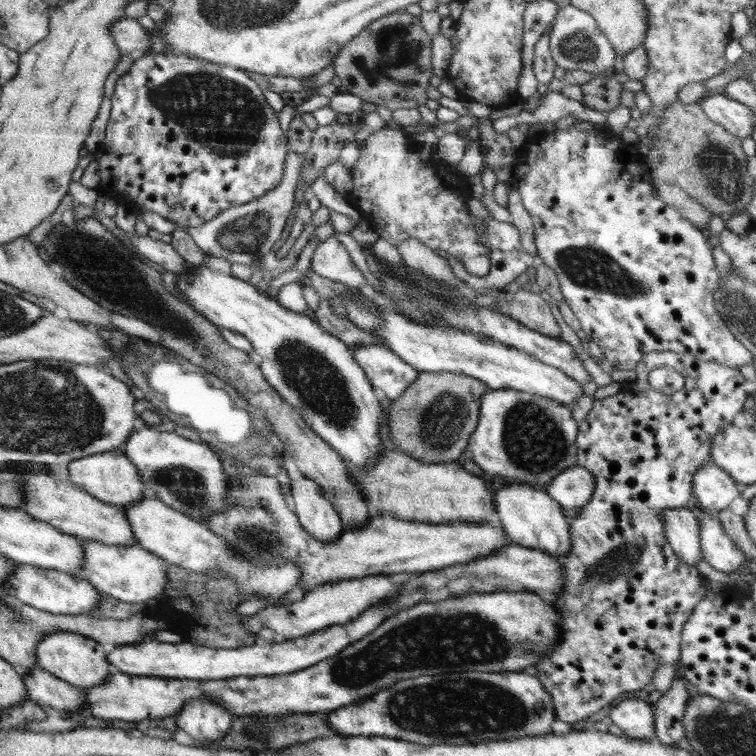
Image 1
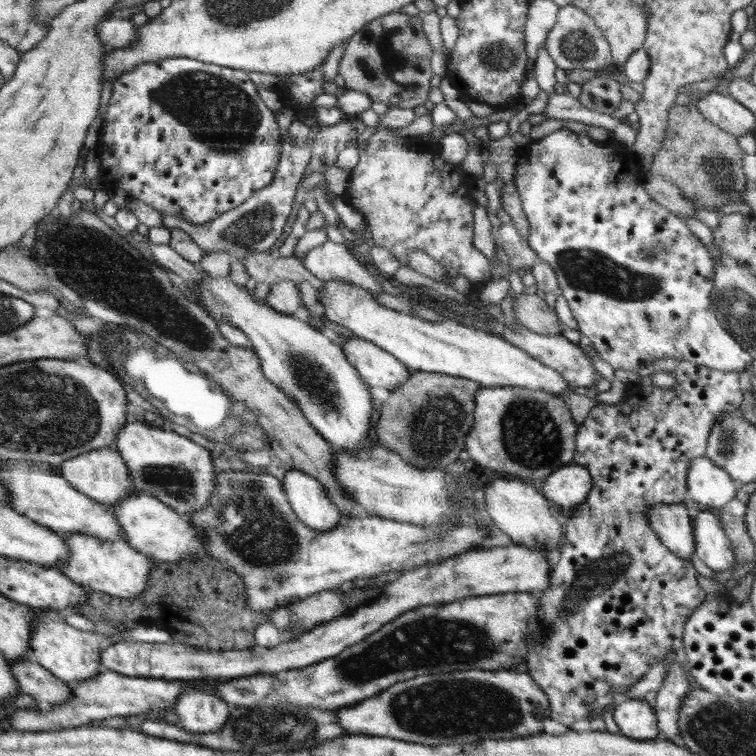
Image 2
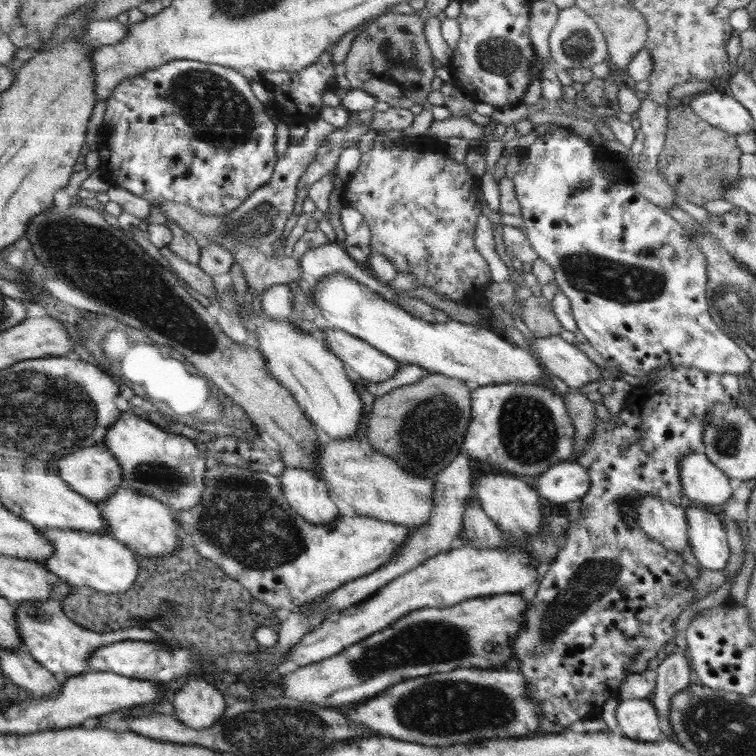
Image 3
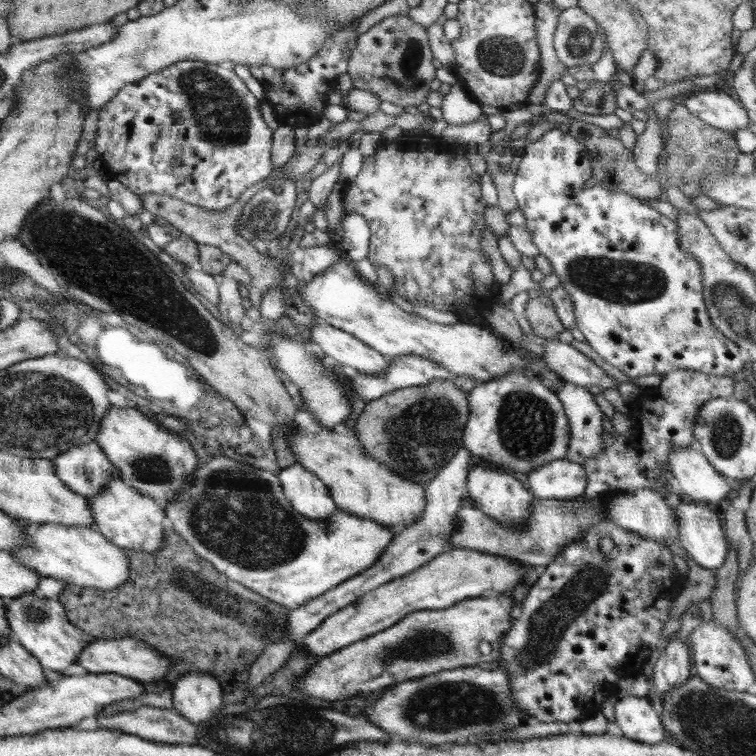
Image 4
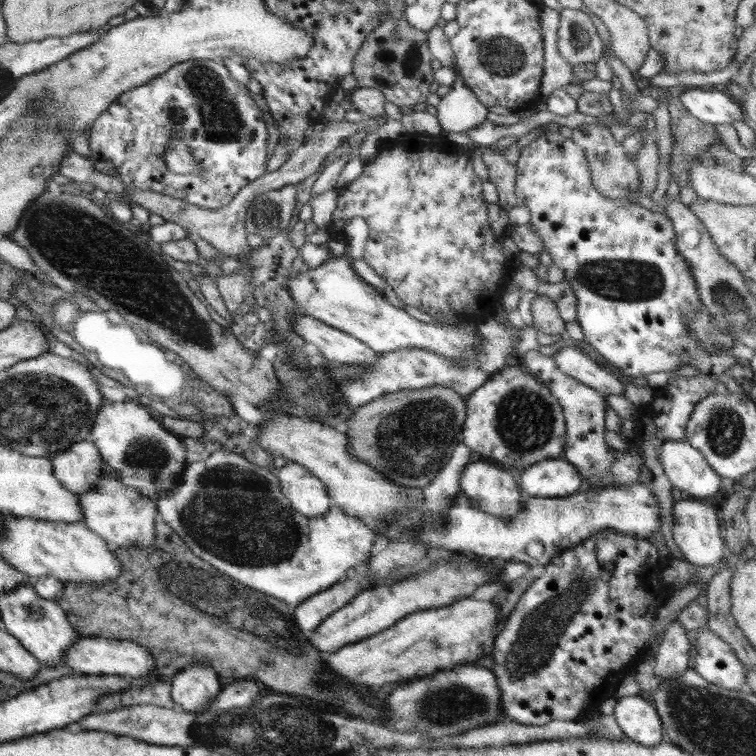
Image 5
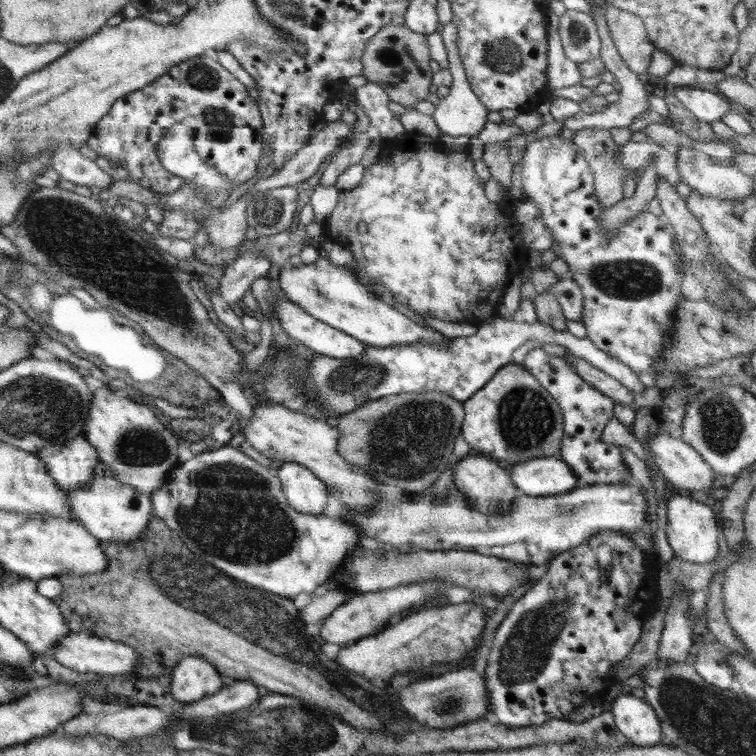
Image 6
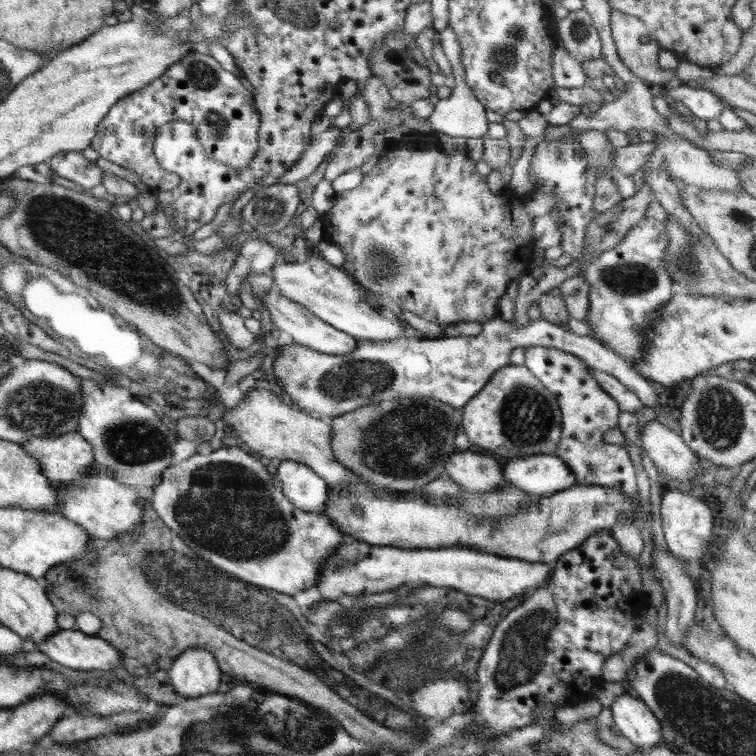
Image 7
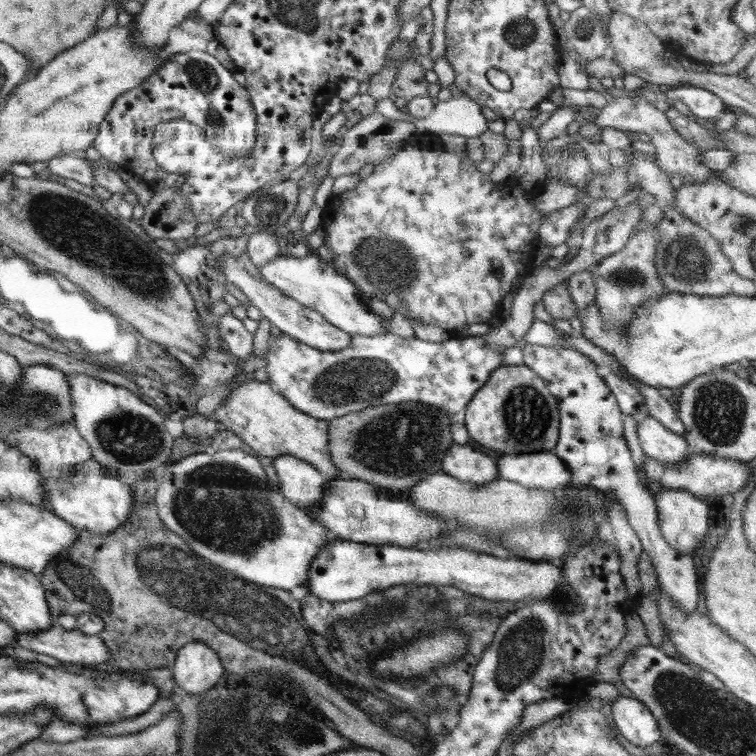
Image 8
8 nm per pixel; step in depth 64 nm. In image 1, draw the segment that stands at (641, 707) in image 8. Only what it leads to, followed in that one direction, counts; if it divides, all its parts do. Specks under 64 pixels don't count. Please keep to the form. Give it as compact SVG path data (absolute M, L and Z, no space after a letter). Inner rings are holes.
M624 700L612 708L608 722L612 722L630 739L655 738L654 710L644 700Z

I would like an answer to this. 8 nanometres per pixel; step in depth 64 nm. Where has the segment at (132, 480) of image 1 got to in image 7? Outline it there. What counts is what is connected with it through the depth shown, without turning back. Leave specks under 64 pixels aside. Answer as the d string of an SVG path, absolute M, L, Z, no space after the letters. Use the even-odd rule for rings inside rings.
M77 430L65 435L30 437L21 447L40 461L43 472L53 483L66 485L77 481L95 463L92 445Z

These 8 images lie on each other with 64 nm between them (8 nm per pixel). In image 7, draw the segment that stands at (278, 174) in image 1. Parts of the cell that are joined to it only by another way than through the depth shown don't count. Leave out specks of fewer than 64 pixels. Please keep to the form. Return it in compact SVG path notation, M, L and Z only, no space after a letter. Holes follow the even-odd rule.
M190 52L178 63L172 64L158 79L147 84L146 88L118 100L98 123L90 147L98 152L100 158L132 170L153 192L171 191L181 180L158 165L153 144L160 128L176 119L194 124L199 142L207 147L208 156L218 164L224 164L234 172L242 172L246 166L250 166L259 145L260 124L253 94L208 52Z

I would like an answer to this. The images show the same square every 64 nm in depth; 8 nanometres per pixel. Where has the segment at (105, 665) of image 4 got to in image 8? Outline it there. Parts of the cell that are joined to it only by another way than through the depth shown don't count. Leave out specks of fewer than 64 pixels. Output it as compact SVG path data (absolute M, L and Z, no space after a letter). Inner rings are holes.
M58 624L39 633L23 633L16 635L18 646L48 655L65 664L102 664L110 660L108 647L99 635L85 634L78 628L64 629Z

